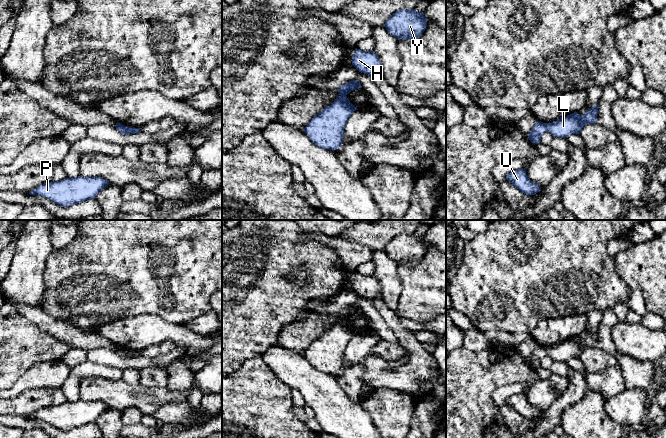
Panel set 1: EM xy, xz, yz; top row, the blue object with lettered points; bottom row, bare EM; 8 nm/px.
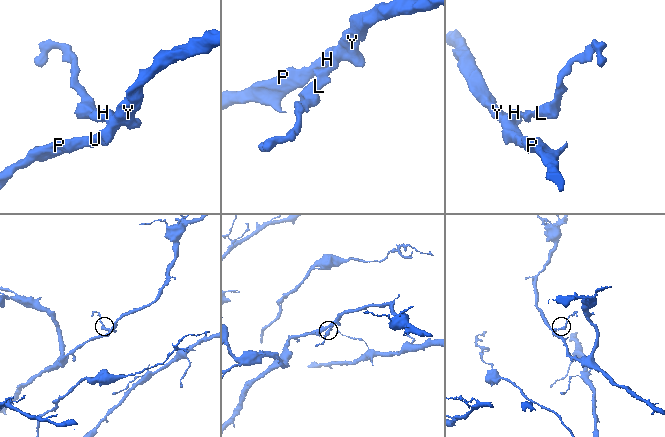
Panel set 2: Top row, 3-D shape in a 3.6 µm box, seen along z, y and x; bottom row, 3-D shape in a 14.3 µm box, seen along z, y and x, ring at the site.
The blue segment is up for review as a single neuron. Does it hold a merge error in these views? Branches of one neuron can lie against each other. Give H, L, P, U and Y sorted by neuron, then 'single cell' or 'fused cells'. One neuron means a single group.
H P U Y / L; fused cells

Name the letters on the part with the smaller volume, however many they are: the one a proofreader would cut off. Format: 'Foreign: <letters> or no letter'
Foreign: L

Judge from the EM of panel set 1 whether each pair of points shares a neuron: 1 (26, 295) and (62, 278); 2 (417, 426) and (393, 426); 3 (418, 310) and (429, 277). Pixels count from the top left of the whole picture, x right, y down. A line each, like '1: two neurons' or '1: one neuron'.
1: two neurons
2: two neurons
3: one neuron

